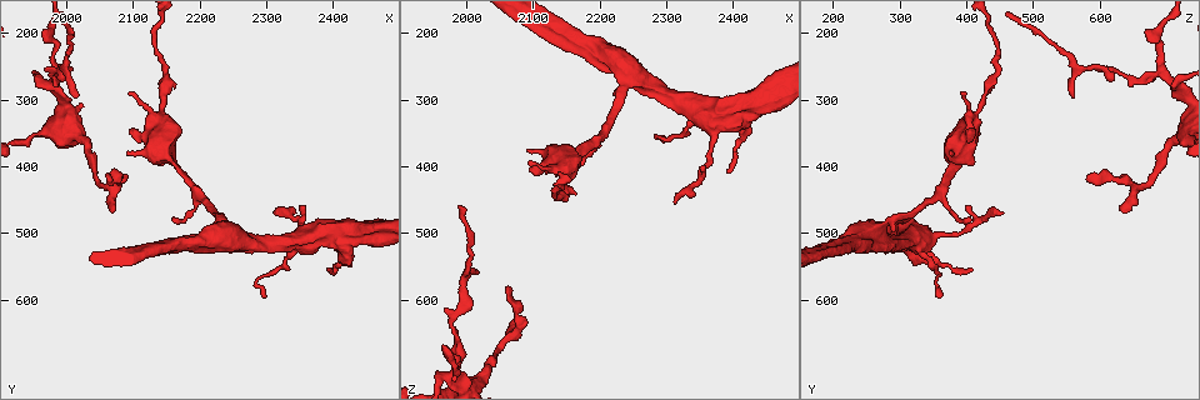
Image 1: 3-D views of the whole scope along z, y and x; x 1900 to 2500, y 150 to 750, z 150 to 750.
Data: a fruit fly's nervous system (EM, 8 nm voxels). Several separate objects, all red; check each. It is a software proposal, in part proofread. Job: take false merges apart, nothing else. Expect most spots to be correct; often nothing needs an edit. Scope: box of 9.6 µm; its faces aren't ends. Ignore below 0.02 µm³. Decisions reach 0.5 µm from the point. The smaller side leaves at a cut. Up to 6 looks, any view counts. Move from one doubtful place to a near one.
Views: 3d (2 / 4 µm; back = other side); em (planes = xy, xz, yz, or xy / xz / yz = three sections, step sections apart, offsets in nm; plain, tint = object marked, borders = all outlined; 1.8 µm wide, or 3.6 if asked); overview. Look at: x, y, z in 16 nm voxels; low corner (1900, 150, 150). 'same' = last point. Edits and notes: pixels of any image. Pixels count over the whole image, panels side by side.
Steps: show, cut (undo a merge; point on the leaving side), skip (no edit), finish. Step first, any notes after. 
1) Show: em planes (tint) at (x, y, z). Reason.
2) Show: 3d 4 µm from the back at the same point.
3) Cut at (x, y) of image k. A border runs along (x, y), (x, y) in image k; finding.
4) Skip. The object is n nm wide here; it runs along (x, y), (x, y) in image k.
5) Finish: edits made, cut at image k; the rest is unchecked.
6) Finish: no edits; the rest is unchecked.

Show: 3d 2 µm at (2150, 310, 415). A narrow waist.

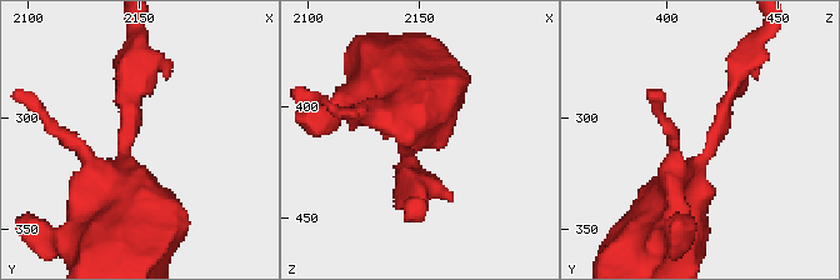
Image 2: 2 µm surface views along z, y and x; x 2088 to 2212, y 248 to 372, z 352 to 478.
Show: em xz step 4 (tint) at (2144, 314, 419).

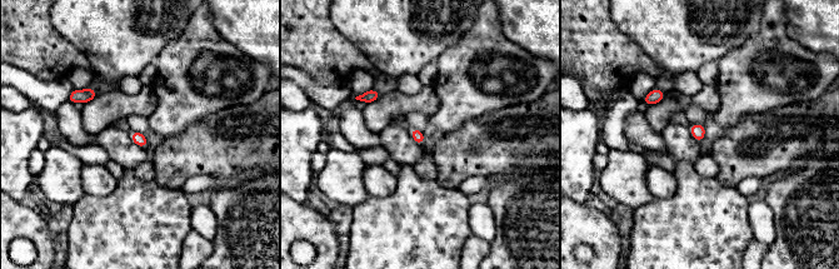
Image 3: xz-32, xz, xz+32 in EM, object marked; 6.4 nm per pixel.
Show: em planes (tint) at the same point.

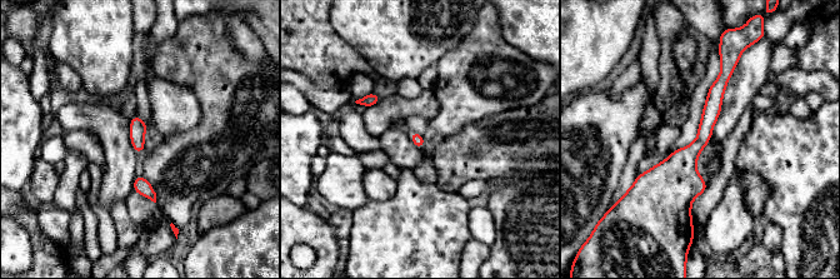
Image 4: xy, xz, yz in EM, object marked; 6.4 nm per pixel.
Skip. It runs along (726, 69), (684, 160), (686, 213) in image 4; all the same neuron.

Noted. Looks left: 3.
Show: em 3.6 µm xz step 16 (tint) at (2245, 495, 265). Two arms in line, one across.

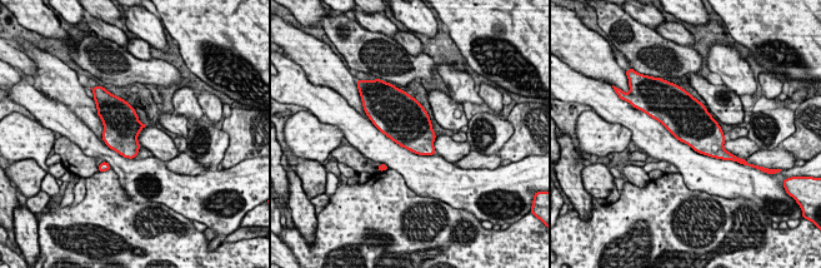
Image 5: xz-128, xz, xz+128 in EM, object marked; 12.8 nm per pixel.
Skip. All the same neuron.

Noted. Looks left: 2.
Show: 3d 4 µm at (2410, 510, 320). Calibre changes.

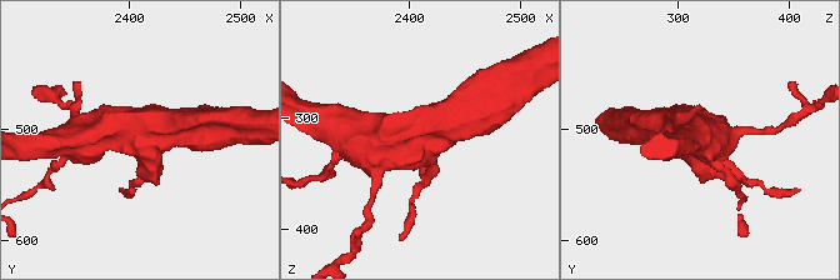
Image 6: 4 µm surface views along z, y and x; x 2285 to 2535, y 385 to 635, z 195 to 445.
Show: em 3.6 µm xz step 4 (borders) at (2408, 508, 316). Need the tissue.

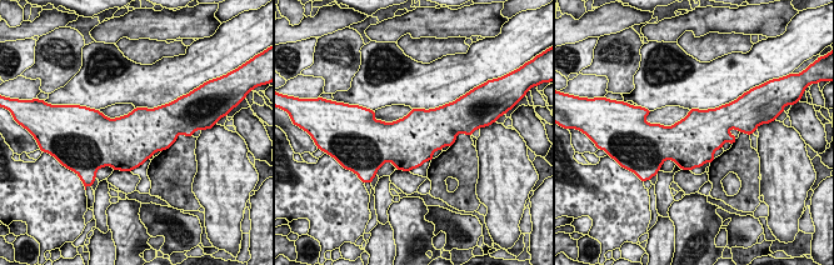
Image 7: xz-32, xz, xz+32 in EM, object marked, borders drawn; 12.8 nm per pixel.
Skip. The object is 650 nm wide here; continuous, no second neuron.

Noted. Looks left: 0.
Finish: no edits; the rest is unchecked.

